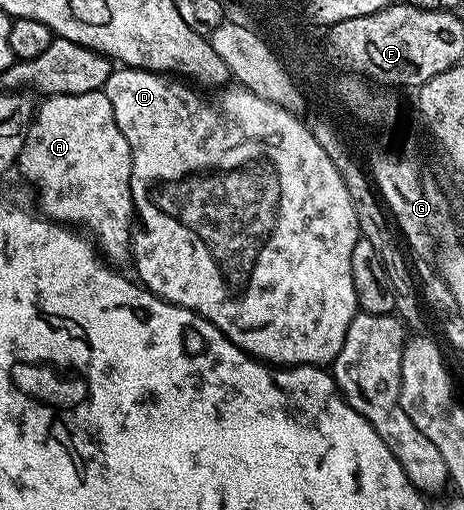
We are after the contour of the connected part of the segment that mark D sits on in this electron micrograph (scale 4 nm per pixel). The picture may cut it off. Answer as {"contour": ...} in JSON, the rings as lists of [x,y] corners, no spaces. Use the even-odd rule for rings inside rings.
{"contour":[[[127,67],[113,68],[110,79],[106,79],[102,91],[106,95],[106,99],[110,99],[110,107],[114,107],[114,119],[118,123],[118,131],[122,131],[122,135],[126,135],[126,143],[130,143],[130,151],[132,152],[130,191],[132,192],[132,202],[136,208],[135,220],[138,222],[138,228],[132,235],[132,254],[134,256],[134,262],[136,261],[137,274],[135,273],[135,276],[138,278],[139,284],[143,285],[144,288],[148,289],[154,295],[163,297],[165,301],[174,303],[183,309],[189,309],[190,311],[199,313],[207,321],[214,323],[214,327],[218,327],[218,331],[222,331],[222,335],[229,337],[242,352],[247,353],[249,357],[256,358],[257,361],[267,363],[269,366],[291,367],[293,365],[319,365],[324,367],[335,361],[338,351],[342,351],[342,343],[346,339],[346,331],[358,312],[356,296],[354,295],[354,279],[350,275],[350,255],[354,255],[354,243],[360,241],[362,234],[359,229],[357,216],[354,215],[354,206],[350,201],[350,194],[346,191],[346,184],[342,181],[342,177],[338,175],[338,170],[330,161],[330,157],[326,155],[326,151],[322,149],[322,146],[312,134],[311,128],[307,124],[304,126],[296,118],[297,114],[295,112],[286,110],[280,105],[275,105],[258,95],[254,95],[249,89],[243,87],[224,87],[217,92],[220,93],[217,97],[212,97],[207,101],[206,98],[199,97],[195,93],[197,90],[191,84],[185,83],[183,80],[177,79],[172,75],[151,73],[145,69],[130,69]]]}

